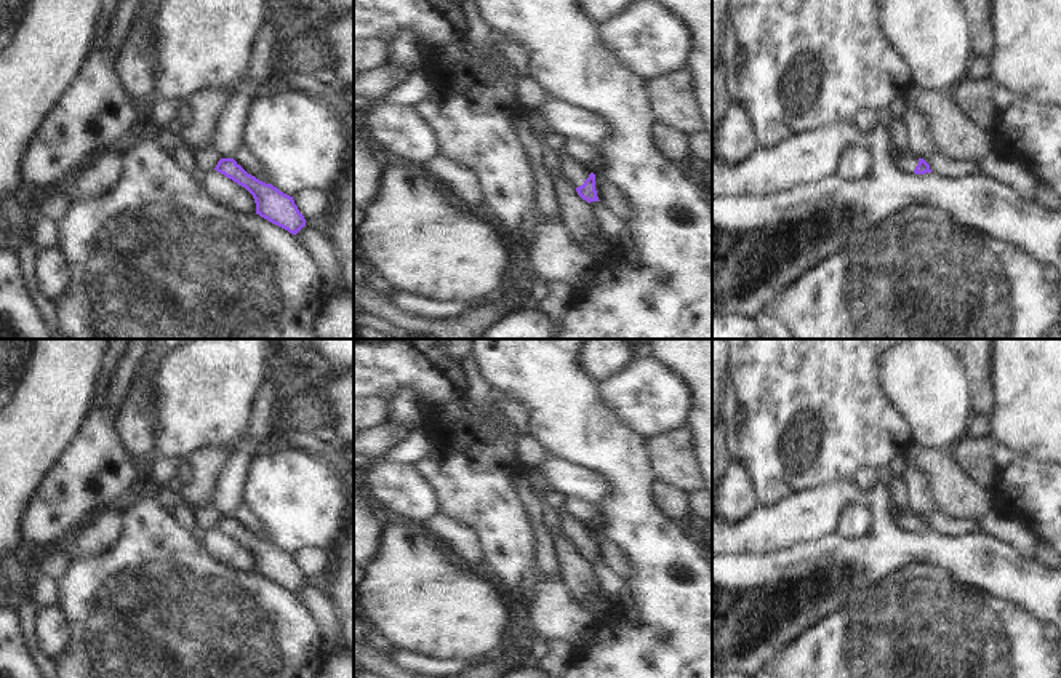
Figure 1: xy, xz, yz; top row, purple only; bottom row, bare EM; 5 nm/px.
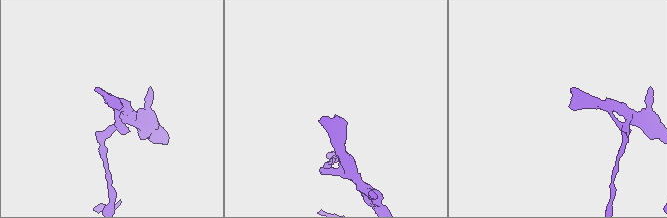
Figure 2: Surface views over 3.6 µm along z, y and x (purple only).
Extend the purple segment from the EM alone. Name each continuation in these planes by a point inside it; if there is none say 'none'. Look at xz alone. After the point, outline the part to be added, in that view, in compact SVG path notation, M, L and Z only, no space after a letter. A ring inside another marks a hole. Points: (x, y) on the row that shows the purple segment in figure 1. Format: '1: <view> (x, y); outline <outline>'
1: xz (573, 173); outline M549 133L543 139L541 147L549 149L552 152L552 155L557 158L560 176L568 184L579 187L589 177L591 171L583 168L579 163L568 160L563 155L563 142L565 142L565 138L562 138L557 133Z

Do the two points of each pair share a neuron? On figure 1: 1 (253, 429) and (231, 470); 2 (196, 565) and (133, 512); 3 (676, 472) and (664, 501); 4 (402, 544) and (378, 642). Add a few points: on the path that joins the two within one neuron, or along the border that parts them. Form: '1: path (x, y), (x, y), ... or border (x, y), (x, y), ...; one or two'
1: path (252, 438), (237, 461); one
2: path (180, 558), (149, 528); one
3: border (655, 478), (679, 486), (687, 493); two
4: border (375, 629), (397, 648); two

